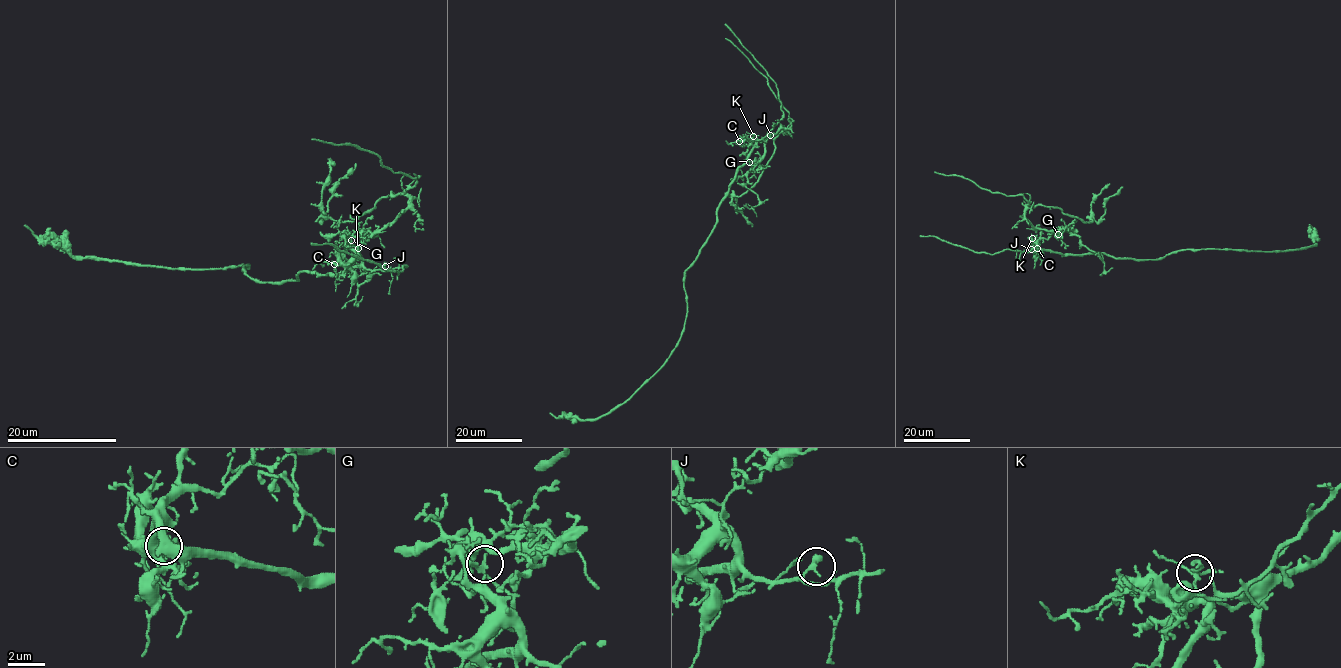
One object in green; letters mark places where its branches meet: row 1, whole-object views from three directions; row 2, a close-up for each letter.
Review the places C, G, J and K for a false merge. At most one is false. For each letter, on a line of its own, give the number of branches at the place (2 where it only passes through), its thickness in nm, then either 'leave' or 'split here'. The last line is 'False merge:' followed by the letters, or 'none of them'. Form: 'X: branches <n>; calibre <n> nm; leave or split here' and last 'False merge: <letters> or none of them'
C: branches 4; calibre 180 nm; leave
G: branches 3; calibre 140 nm; split here
J: branches 3; calibre 170 nm; leave
K: branches 4; calibre 150 nm; leave
False merge: G

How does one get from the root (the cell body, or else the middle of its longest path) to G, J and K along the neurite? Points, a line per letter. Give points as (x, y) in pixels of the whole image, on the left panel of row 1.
G: (311, 271), (338, 274), (358, 267), (360, 257), (344, 245), (351, 240)
J: (311, 271), (338, 274), (351, 267), (379, 270), (385, 266)
K: (311, 271), (338, 274), (358, 267), (362, 261), (358, 248)

